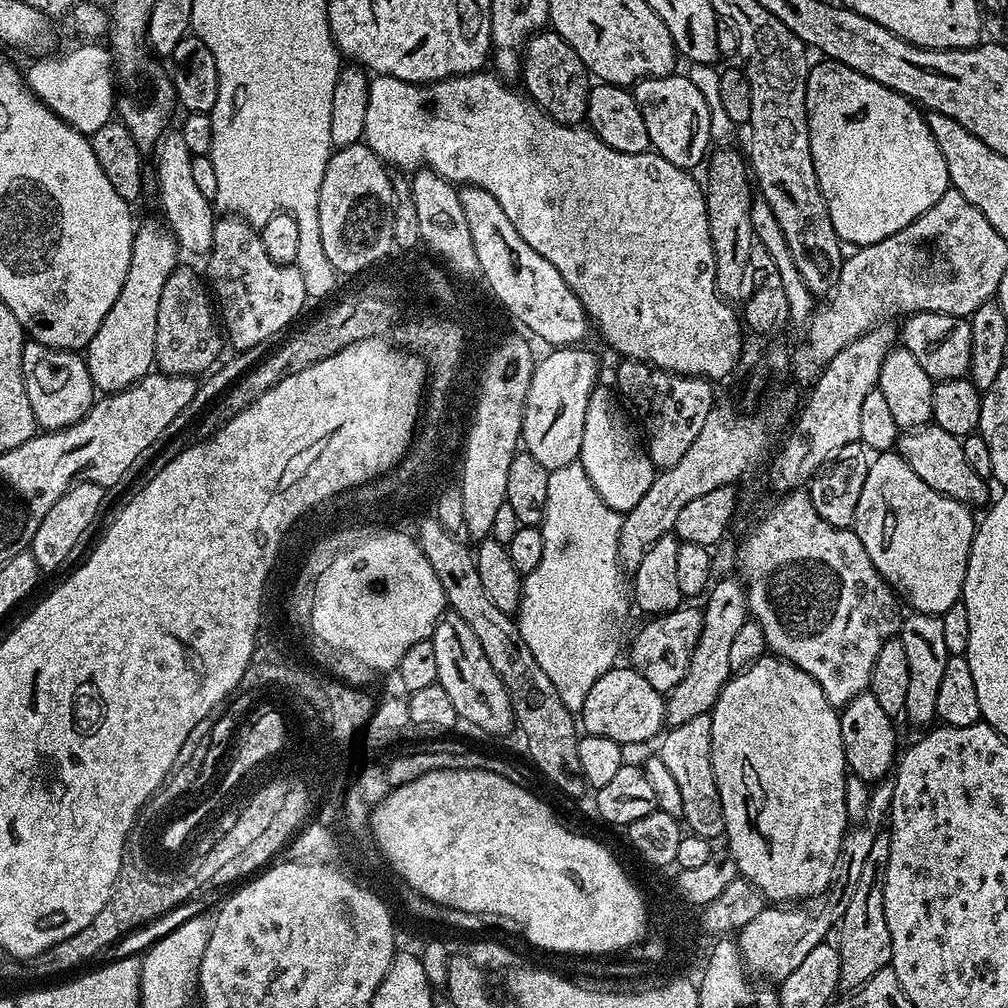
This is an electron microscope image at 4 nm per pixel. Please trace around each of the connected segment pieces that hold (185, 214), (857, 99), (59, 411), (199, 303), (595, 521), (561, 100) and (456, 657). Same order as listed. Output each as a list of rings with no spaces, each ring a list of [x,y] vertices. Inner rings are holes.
[[[180,131],[165,132],[156,142],[155,156],[156,190],[160,194],[160,208],[164,211],[163,219],[166,221],[166,227],[183,251],[185,248],[186,251],[203,257],[214,242],[214,226],[218,216],[214,211],[213,201],[208,200],[198,190],[192,166],[193,154],[190,150],[186,150],[186,142],[182,142]]]
[[[824,58],[819,62],[821,64],[813,63],[808,69],[806,110],[810,130],[810,154],[814,158],[814,174],[818,174],[818,186],[822,190],[822,198],[826,198],[826,210],[830,210],[830,222],[834,222],[834,230],[845,245],[859,246],[882,242],[882,238],[890,238],[890,234],[910,226],[910,222],[914,222],[914,218],[926,214],[926,210],[930,210],[930,206],[934,206],[938,202],[938,198],[942,198],[942,194],[948,191],[950,185],[946,158],[942,158],[942,150],[938,150],[938,142],[934,142],[934,134],[930,134],[930,126],[925,113],[908,97],[866,78],[866,74],[858,74],[858,70],[840,64],[837,60]]]
[[[25,339],[22,350],[22,382],[26,382],[26,394],[30,398],[30,410],[34,410],[37,429],[45,432],[62,432],[74,426],[92,409],[94,389],[87,359],[79,351],[46,346],[37,340]]]
[[[184,264],[177,265],[162,286],[158,302],[155,367],[166,376],[194,378],[207,373],[214,366],[212,364],[219,358],[222,346],[224,338],[203,277]]]
[[[574,463],[570,466],[562,466],[562,470],[554,470],[548,473],[550,478],[550,487],[548,498],[546,498],[546,510],[544,511],[544,522],[540,525],[540,533],[542,534],[542,558],[538,562],[538,566],[533,572],[527,573],[523,577],[520,585],[520,611],[518,613],[518,623],[520,633],[522,634],[522,642],[526,642],[526,646],[530,646],[530,654],[534,654],[534,659],[538,661],[538,666],[542,666],[550,682],[554,684],[554,690],[558,690],[558,698],[562,698],[562,706],[566,706],[566,710],[573,714],[579,714],[582,710],[582,702],[586,702],[586,694],[590,694],[590,686],[594,686],[594,682],[598,682],[598,678],[602,678],[602,674],[606,674],[617,663],[616,648],[612,644],[608,644],[608,635],[612,632],[612,623],[616,620],[619,612],[624,612],[630,608],[630,596],[620,585],[620,576],[622,577],[622,565],[620,563],[620,524],[622,521],[621,513],[616,512],[610,506],[606,506],[606,502],[602,502],[602,498],[598,494],[598,490],[590,482],[587,477],[586,470],[580,463]]]
[[[541,30],[529,40],[522,61],[523,80],[523,91],[560,124],[579,125],[587,117],[590,73],[582,58],[557,32]]]
[[[448,610],[436,623],[430,639],[438,665],[436,683],[442,686],[442,690],[446,690],[450,702],[454,702],[457,717],[464,719],[465,716],[474,727],[481,728],[492,736],[513,731],[514,717],[510,694],[502,678],[494,674],[494,666],[490,666],[490,661],[482,651],[482,645],[478,643],[478,638],[474,638],[474,630],[470,630],[470,626],[462,622],[460,615]]]

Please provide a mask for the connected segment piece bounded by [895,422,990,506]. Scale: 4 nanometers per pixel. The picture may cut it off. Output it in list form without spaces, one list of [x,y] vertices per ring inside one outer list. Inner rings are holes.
[[[929,422],[922,428],[913,428],[905,431],[900,439],[896,441],[895,451],[899,452],[901,458],[930,486],[930,490],[938,490],[938,494],[954,498],[958,502],[969,506],[976,504],[987,505],[990,500],[985,477],[974,474],[970,462],[966,462],[966,454],[962,454],[961,437],[954,434],[946,434],[935,422]]]

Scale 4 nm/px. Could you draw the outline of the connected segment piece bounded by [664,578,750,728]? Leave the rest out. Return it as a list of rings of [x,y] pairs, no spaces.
[[[717,579],[709,587],[704,602],[702,634],[690,658],[690,670],[686,670],[686,678],[682,678],[682,682],[678,682],[678,686],[674,686],[672,691],[667,693],[664,701],[664,719],[668,728],[682,726],[682,722],[690,722],[690,718],[698,718],[698,714],[711,713],[712,707],[716,705],[716,699],[720,696],[720,691],[733,675],[730,666],[732,641],[738,629],[750,619],[748,593],[739,579]]]

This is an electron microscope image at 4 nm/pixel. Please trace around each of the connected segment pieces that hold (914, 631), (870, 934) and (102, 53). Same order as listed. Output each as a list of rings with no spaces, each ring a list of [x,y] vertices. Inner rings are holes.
[[[912,612],[903,617],[898,633],[902,647],[906,649],[906,662],[910,662],[910,682],[906,689],[906,706],[903,715],[908,716],[912,724],[931,725],[936,720],[938,706],[938,686],[942,674],[946,674],[948,651],[946,638],[942,635],[940,616],[931,616],[925,612]]]
[[[887,831],[877,832],[874,846],[866,854],[866,862],[862,862],[862,870],[858,873],[858,882],[854,890],[848,893],[848,899],[842,905],[838,916],[838,932],[840,928],[840,988],[855,990],[864,984],[878,970],[889,967],[892,962],[892,943],[890,942],[890,926],[886,926],[886,902],[884,901],[884,879],[886,866],[890,866],[890,835]]]
[[[88,42],[86,46],[80,46],[62,56],[50,54],[46,57],[39,57],[32,62],[32,66],[25,69],[25,83],[33,93],[52,112],[58,114],[72,128],[78,129],[85,135],[90,136],[97,132],[104,124],[108,123],[115,111],[116,75],[112,63],[112,53],[105,46],[98,46],[96,42]]]

